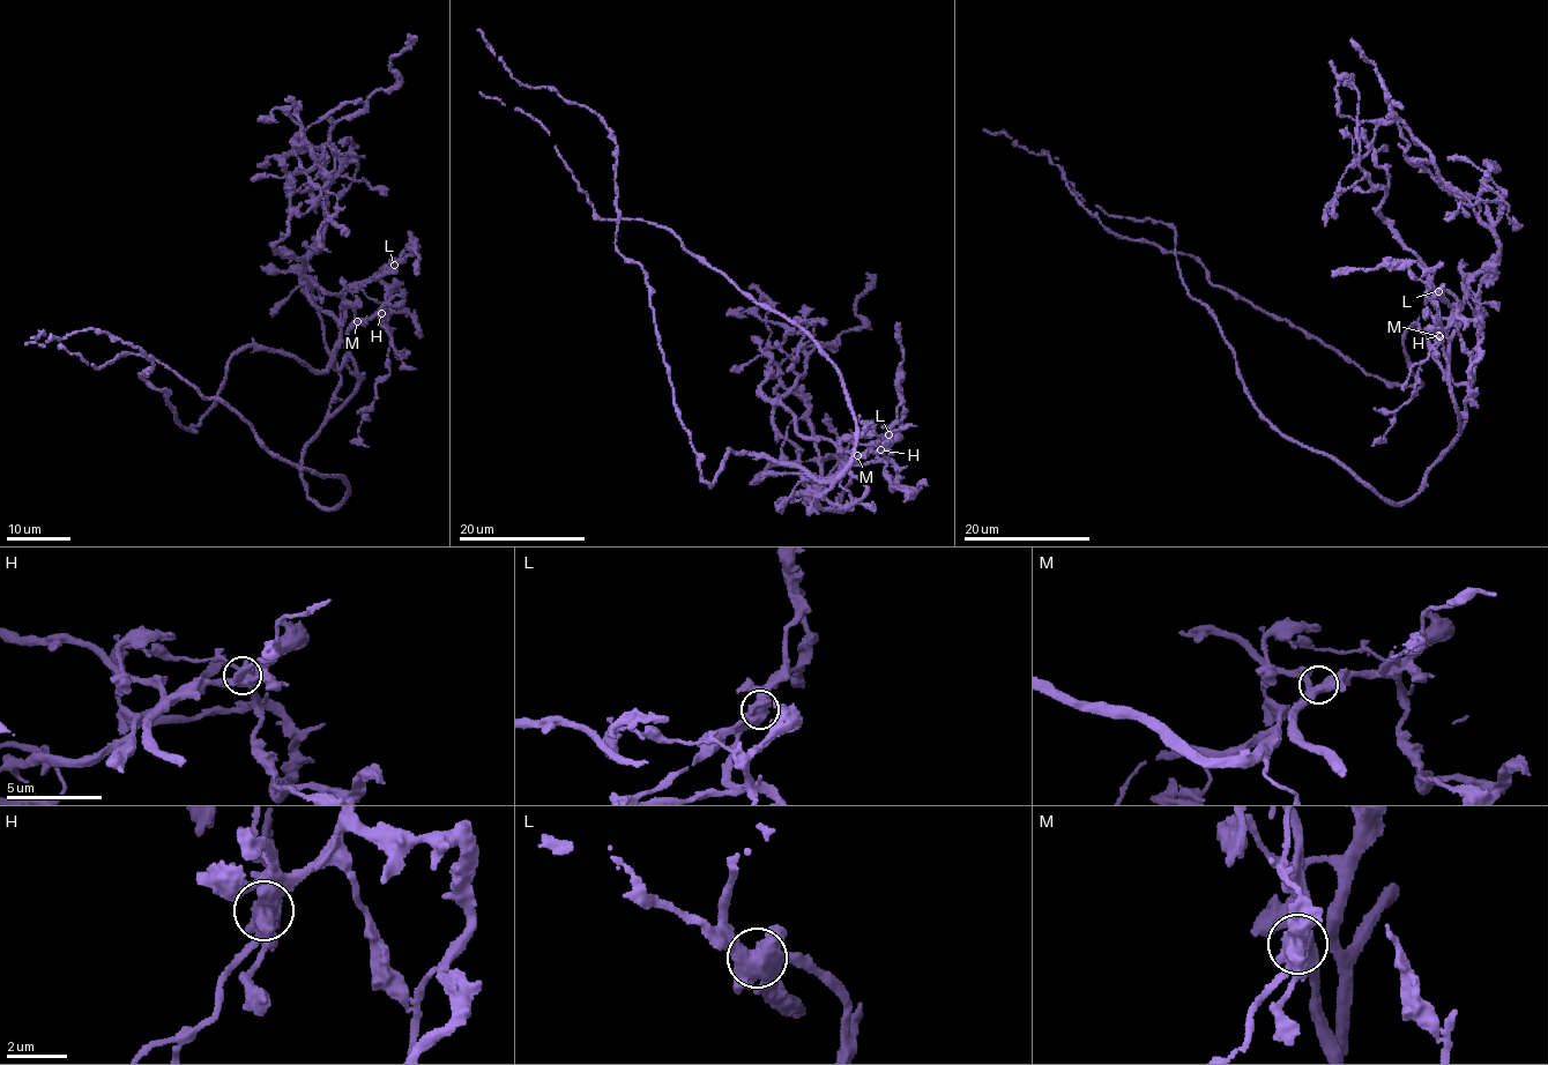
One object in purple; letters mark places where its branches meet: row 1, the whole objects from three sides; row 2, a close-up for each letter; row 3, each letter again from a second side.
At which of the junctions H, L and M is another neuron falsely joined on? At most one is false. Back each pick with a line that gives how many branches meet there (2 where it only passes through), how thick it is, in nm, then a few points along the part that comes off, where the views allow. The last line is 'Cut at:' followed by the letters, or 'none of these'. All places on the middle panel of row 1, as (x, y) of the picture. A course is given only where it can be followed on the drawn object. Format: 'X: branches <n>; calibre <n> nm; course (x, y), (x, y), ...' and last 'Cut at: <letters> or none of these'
L: branches 5; calibre 700 nm; course (888, 433), (833, 482), (730, 448), (704, 478), (650, 288), (616, 247), (612, 132), (513, 79), (477, 29)
Cut at: L

